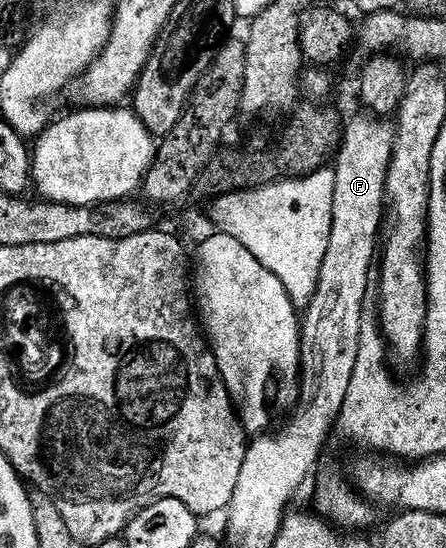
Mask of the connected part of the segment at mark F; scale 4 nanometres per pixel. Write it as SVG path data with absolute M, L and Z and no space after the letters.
M374 116L354 118L344 126L342 145L338 147L336 161L333 163L335 184L335 204L332 206L331 240L328 252L320 268L316 296L338 296L342 300L361 300L366 298L366 280L370 274L370 264L374 258L374 237L378 229L384 226L384 207L386 200L386 182L392 177L390 161L394 151L395 127L389 121Z

